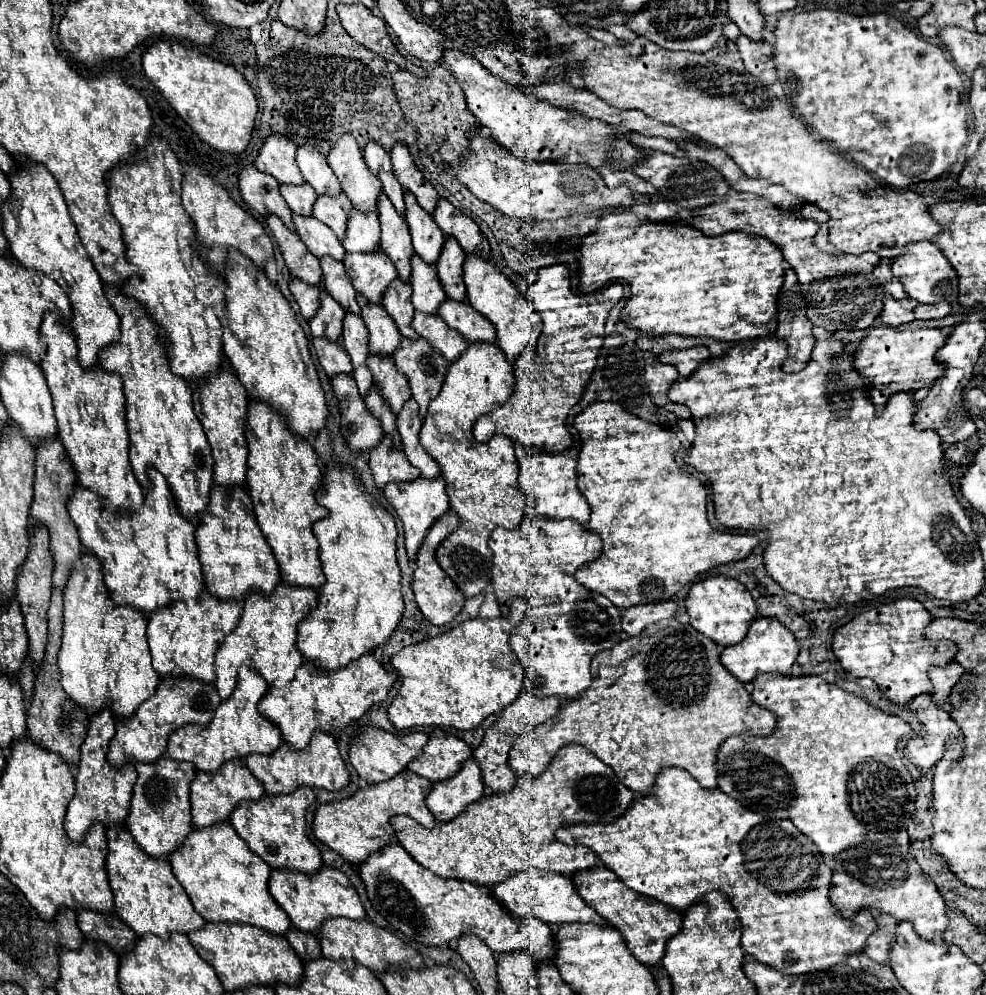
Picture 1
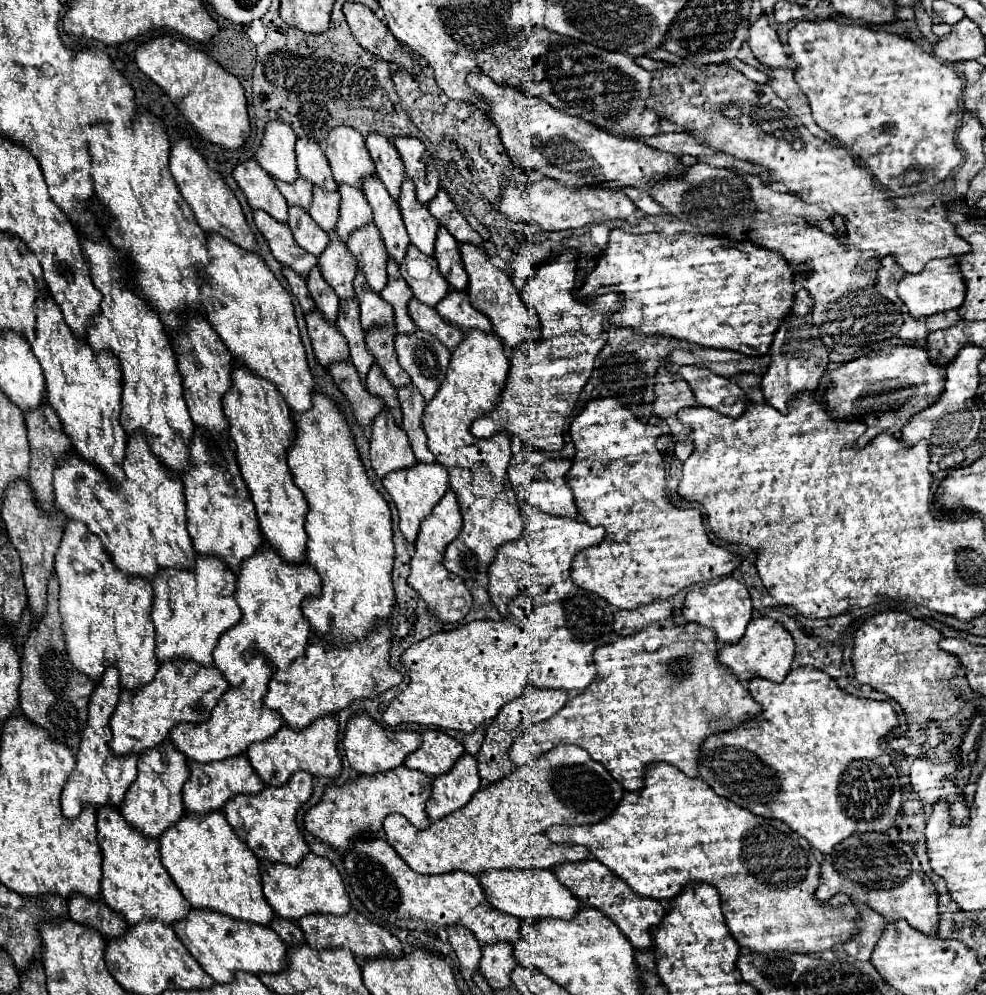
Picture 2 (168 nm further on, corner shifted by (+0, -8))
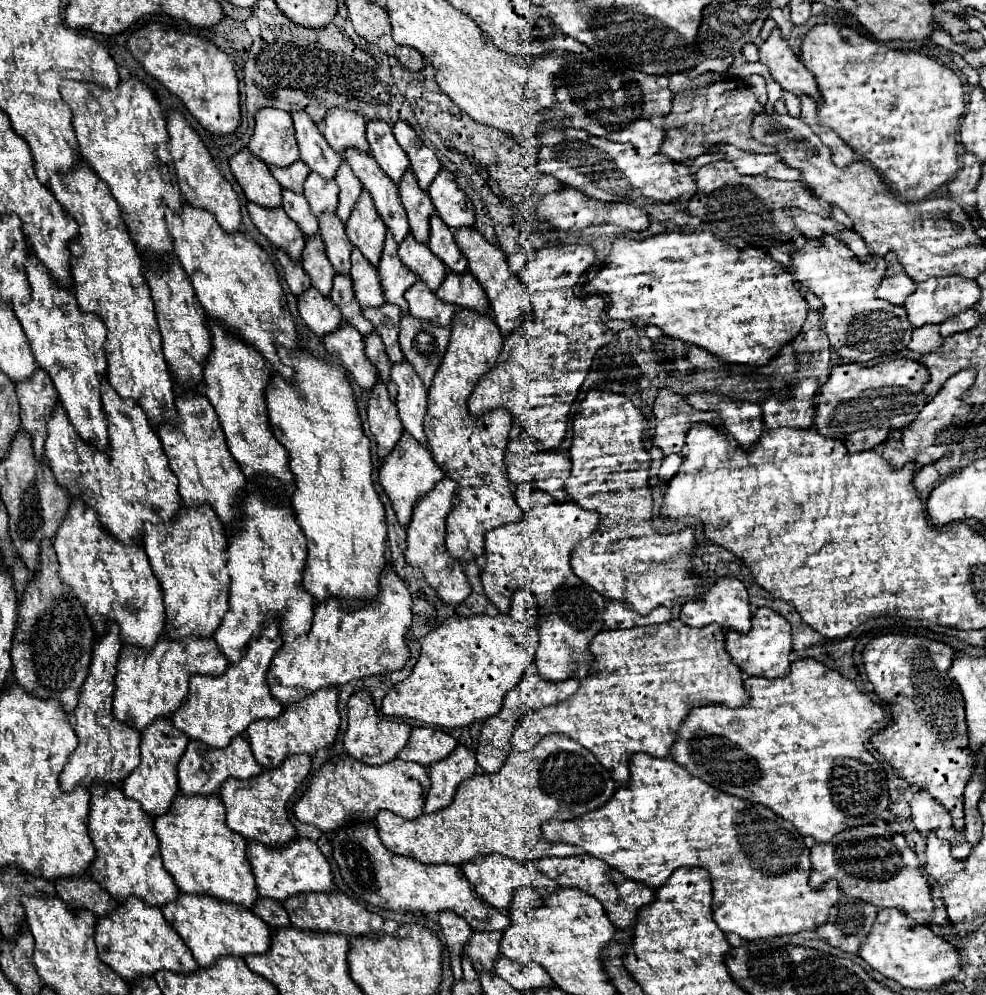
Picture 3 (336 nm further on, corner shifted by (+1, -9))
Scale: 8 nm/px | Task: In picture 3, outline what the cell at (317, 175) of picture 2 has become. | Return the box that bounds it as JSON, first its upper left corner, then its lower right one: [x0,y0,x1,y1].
[292,112,342,180]

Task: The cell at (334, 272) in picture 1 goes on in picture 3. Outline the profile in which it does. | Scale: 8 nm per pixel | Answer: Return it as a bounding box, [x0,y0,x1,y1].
[318,214,352,274]

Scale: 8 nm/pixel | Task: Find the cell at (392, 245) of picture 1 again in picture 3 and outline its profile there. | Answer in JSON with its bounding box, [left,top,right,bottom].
[346,150,408,244]

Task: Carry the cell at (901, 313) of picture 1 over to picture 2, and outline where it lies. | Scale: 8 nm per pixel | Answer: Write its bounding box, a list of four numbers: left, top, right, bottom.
[899,313,929,341]

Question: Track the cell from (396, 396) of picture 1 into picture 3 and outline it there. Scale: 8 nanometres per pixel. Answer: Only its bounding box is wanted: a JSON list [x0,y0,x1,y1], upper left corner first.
[362,304,402,362]

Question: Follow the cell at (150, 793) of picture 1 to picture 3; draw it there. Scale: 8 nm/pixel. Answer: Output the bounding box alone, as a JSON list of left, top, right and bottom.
[122,718,188,818]

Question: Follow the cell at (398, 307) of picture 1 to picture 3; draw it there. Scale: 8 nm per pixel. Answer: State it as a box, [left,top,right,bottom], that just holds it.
[378,234,416,314]

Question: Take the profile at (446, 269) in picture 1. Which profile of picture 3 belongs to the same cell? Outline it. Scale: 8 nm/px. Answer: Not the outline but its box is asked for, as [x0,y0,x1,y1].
[428,214,466,274]

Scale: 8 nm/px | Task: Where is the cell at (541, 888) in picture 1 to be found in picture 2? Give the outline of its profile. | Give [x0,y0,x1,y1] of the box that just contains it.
[477,869,579,919]

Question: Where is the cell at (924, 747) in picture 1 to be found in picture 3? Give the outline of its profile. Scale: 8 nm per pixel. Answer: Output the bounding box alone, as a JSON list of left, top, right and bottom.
[910,790,952,836]

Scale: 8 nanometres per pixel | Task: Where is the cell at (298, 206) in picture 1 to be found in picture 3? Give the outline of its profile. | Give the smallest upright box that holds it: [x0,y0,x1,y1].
[270,160,310,194]

